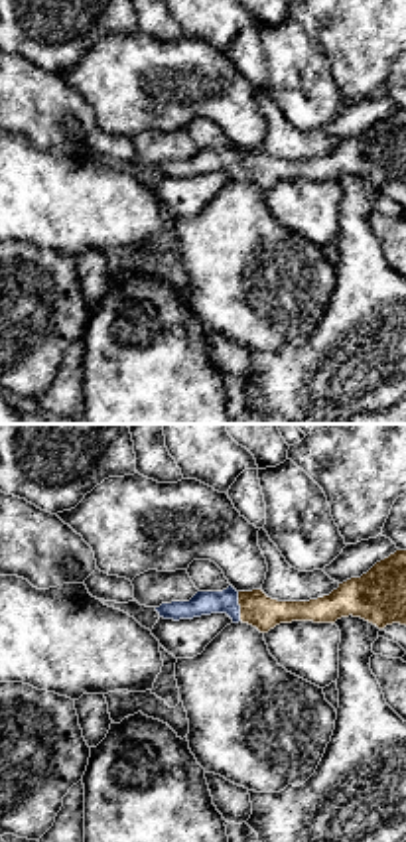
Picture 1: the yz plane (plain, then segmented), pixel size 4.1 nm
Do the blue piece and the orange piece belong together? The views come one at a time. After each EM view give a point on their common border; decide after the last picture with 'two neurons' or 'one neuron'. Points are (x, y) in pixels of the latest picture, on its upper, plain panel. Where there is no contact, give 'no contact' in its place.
contact (239, 164)

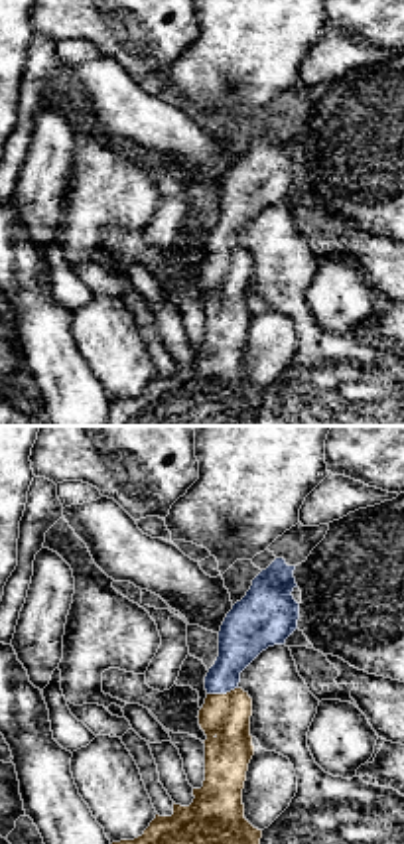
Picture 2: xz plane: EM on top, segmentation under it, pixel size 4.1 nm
contact (221, 251)

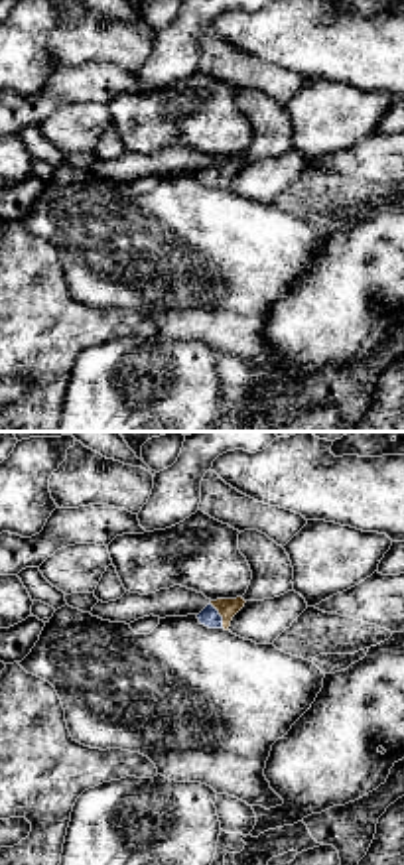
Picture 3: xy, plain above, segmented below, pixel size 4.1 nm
contact (219, 174)

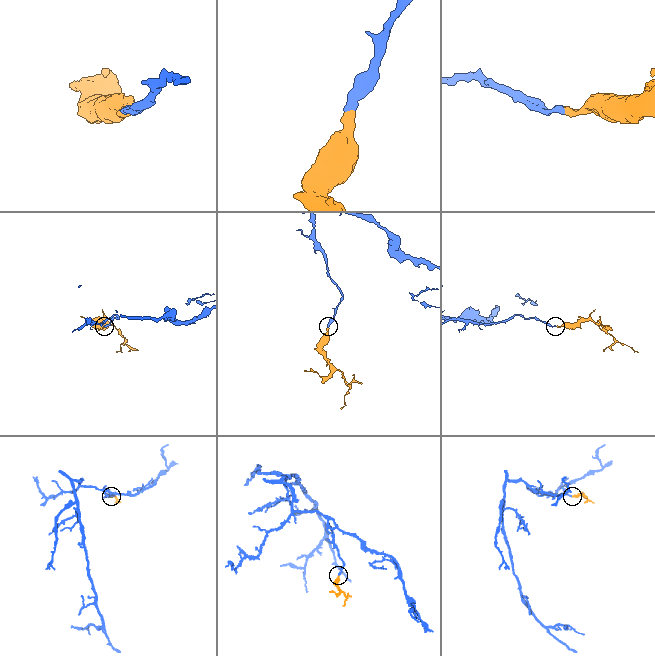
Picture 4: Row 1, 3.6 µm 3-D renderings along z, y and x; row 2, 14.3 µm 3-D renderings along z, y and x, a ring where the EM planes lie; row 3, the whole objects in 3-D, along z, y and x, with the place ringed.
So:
one neuron

